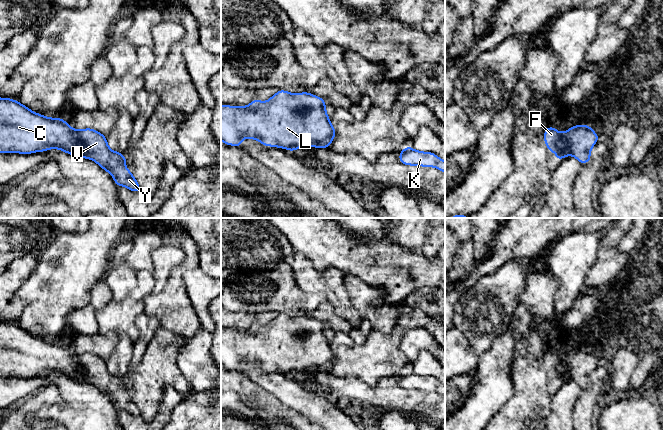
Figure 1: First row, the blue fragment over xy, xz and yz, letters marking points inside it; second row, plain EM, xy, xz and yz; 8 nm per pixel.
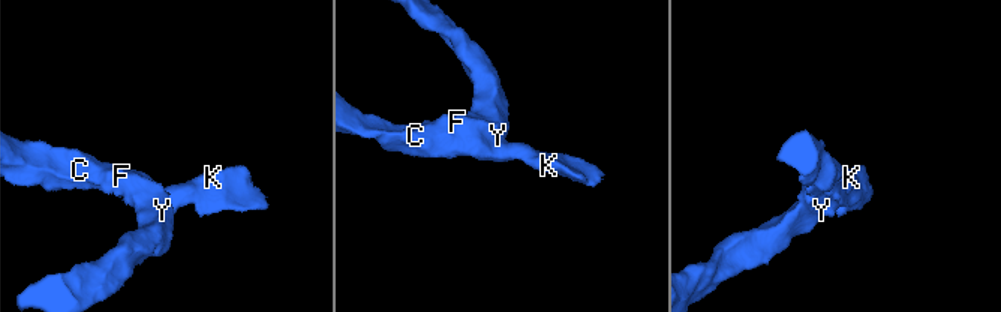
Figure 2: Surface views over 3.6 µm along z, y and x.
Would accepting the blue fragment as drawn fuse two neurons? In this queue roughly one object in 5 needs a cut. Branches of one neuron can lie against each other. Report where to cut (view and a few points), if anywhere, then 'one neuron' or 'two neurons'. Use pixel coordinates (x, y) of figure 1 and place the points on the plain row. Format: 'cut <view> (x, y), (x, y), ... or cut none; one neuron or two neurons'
cut none; one neuron

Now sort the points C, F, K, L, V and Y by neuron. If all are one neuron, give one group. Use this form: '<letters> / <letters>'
C F K L V Y

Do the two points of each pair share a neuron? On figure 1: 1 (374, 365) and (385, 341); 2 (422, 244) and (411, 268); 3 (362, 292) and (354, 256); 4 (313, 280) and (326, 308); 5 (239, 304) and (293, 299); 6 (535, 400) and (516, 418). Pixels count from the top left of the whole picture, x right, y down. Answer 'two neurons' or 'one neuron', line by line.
1: one neuron
2: two neurons
3: two neurons
4: two neurons
5: one neuron
6: one neuron

